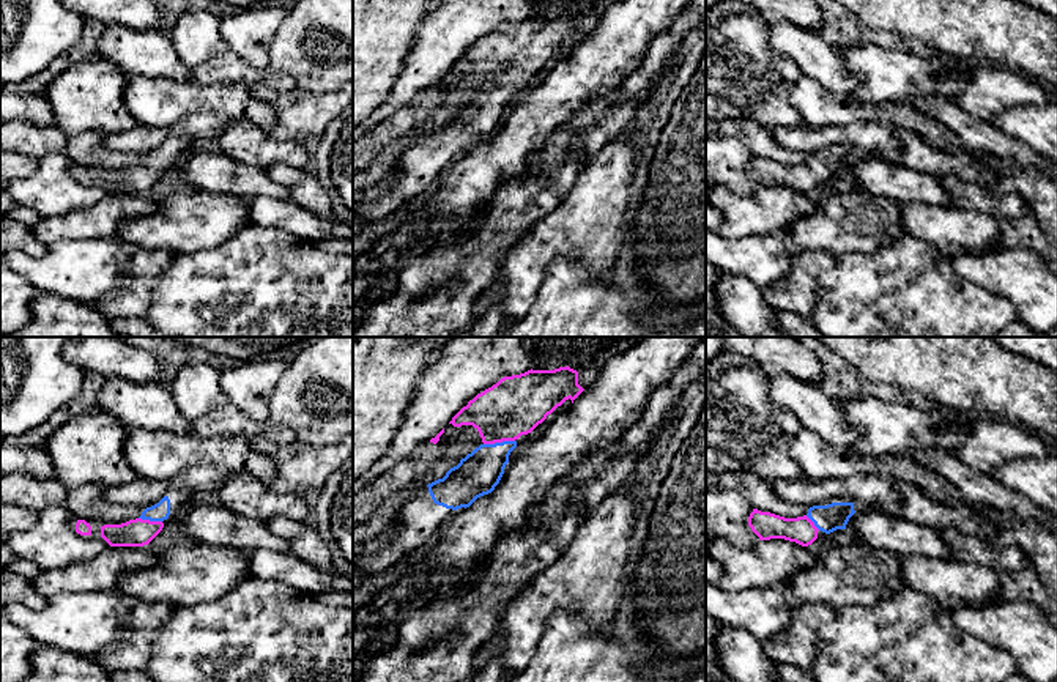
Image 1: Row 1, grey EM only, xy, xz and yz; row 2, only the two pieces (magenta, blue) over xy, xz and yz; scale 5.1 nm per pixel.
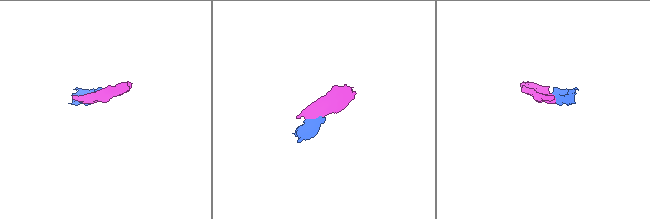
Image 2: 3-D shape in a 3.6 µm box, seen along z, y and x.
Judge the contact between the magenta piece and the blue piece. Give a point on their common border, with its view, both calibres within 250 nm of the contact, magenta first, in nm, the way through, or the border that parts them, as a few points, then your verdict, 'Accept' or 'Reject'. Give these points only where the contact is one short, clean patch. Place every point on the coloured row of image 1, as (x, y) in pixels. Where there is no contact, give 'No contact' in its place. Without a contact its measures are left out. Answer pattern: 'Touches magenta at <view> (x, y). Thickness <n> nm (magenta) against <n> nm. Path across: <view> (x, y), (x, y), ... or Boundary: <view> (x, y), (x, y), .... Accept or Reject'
Touches magenta at xz (498, 441). Thickness 300 nm (magenta) against 220 nm. Path across: xz (515, 405), (500, 421), (498, 441), (493, 455), (476, 474). Accept

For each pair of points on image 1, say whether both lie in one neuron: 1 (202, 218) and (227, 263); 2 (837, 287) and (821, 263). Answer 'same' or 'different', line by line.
1: different
2: different

